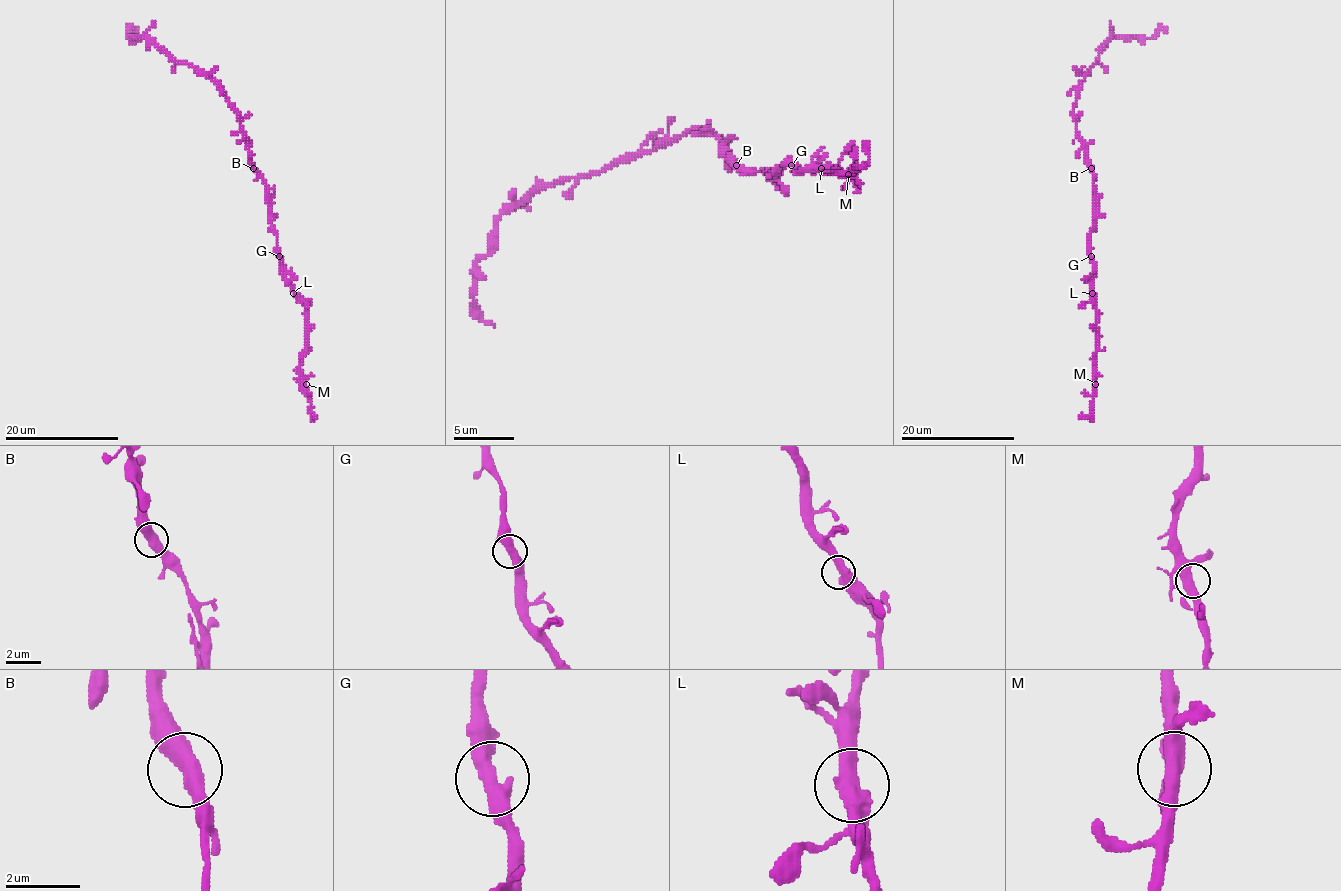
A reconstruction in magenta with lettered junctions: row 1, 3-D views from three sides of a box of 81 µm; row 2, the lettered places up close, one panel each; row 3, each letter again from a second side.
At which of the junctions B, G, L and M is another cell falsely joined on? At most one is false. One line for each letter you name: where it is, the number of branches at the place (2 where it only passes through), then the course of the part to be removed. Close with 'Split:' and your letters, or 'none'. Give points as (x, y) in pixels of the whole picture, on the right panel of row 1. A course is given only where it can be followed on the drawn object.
Split: none

